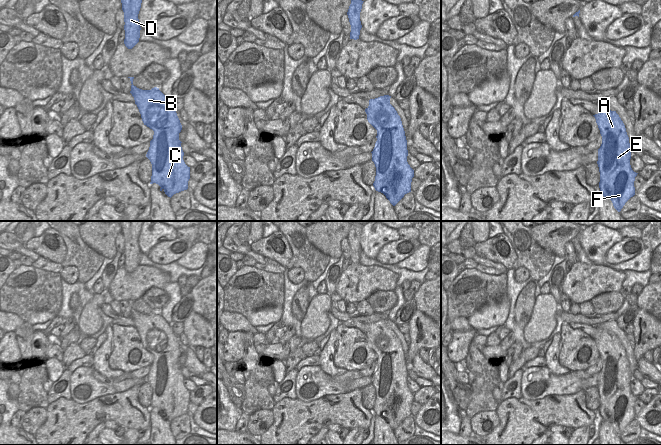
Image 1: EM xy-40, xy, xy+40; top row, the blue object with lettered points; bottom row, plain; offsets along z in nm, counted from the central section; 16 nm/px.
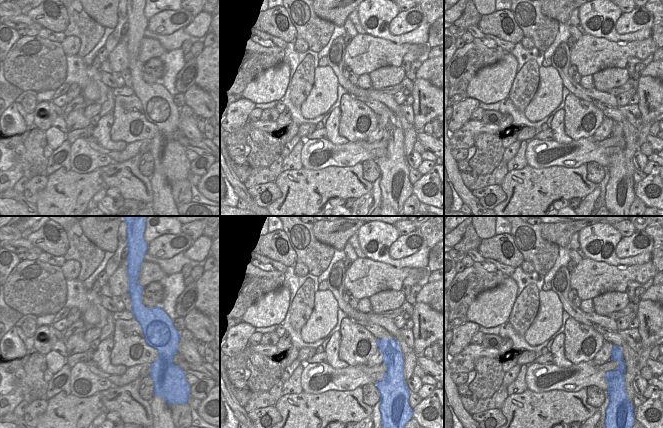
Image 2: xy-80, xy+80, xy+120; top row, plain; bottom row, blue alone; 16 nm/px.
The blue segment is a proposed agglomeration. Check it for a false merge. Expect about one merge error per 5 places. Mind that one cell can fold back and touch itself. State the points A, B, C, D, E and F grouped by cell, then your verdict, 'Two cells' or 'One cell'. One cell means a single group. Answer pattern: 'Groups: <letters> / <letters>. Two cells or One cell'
Groups: A B C D E F. One cell

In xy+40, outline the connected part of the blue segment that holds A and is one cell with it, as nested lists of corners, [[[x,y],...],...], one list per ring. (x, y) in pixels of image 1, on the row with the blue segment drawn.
[[[602,105],[598,114],[593,115],[602,136],[602,144],[598,149],[598,167],[600,172],[599,188],[604,197],[609,198],[614,208],[620,212],[625,203],[635,195],[634,181],[638,173],[630,165],[631,147],[625,125],[616,111]]]

